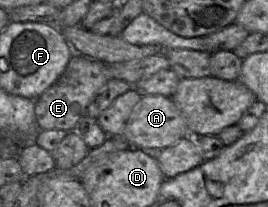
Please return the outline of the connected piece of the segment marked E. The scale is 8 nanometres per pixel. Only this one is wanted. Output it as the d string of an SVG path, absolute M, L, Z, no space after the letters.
M74 53L57 81L35 100L35 115L39 130L76 131L88 105L110 80L108 64Z

